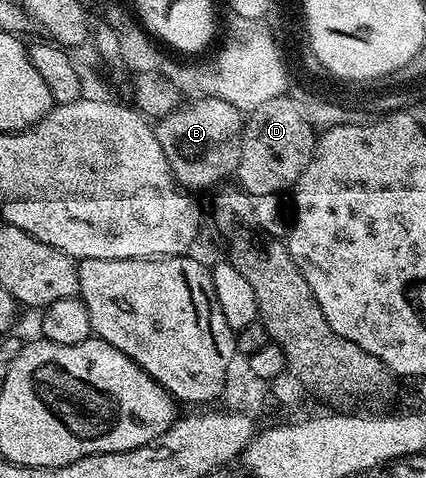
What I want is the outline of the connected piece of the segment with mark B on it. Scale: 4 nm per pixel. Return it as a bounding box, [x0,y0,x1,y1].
[154,96,245,193]

